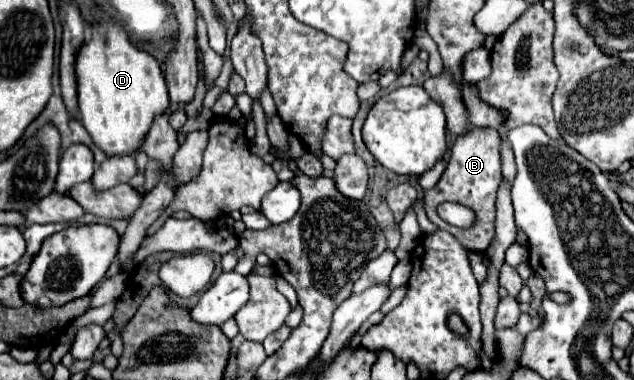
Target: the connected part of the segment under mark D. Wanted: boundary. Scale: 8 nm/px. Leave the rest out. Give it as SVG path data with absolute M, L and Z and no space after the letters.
M114 18L92 24L92 38L76 52L76 84L80 120L94 144L108 156L134 154L148 134L156 114L170 106L160 62L136 48Z

